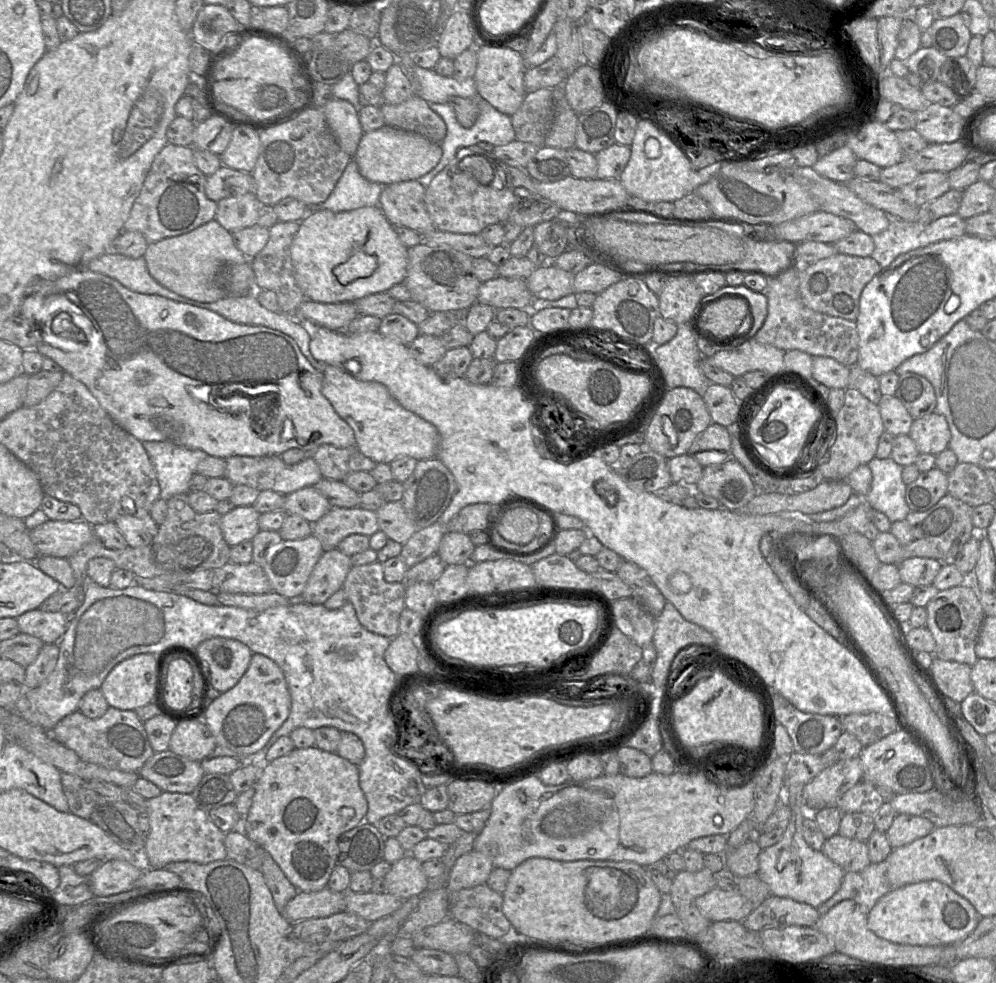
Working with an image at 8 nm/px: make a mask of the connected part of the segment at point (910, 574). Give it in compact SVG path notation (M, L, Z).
M913 557L896 564L902 583L917 586L932 585L943 563L931 558Z

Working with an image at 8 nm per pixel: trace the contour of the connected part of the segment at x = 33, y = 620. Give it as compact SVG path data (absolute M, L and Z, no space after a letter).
M41 609L29 610L18 616L21 633L41 639L44 644L57 644L66 632L70 615L62 612L49 612Z

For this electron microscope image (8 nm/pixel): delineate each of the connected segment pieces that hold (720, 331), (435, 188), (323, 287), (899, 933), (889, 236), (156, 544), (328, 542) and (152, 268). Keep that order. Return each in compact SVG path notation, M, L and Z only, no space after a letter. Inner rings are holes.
M721 297L708 305L700 326L717 336L735 335L746 330L752 319L752 307L740 298Z
M476 144L460 148L455 157L425 189L426 209L436 229L460 234L479 234L488 225L504 224L513 206L527 200L541 200L541 198L543 197L535 189L534 179L524 169L505 164L492 152L485 151ZM470 155L484 156L490 162L494 178L489 184L482 185L471 173L460 169L459 162Z
M378 205L345 212L309 208L309 212L299 223L299 230L292 240L290 256L296 283L306 300L321 303L354 302L371 294L386 292L405 279L408 247L401 242Z
M928 880L908 884L881 897L867 915L868 928L892 943L918 946L956 944L977 926L979 915L972 904L948 885Z
M891 218L887 230L872 236L875 248L870 257L885 269L899 255L929 245L924 226Z
M177 494L167 501L166 519L158 526L158 532L152 542L142 547L126 547L125 549L107 548L98 539L86 544L68 558L75 577L75 584L70 589L79 603L85 600L85 579L88 562L96 557L106 557L114 561L117 568L129 570L135 576L151 578L163 574L188 574L216 569L230 562L231 547L225 541L222 529L222 515L217 511L197 513L188 503L187 494Z
M360 507L331 508L321 519L313 524L312 534L320 540L325 552L336 549L339 543L350 535L361 534L371 537L378 531L380 531L380 527L376 512Z
M215 219L188 233L149 243L144 259L150 275L159 284L180 296L203 303L216 302L225 297L217 283L218 272L223 266L250 261L235 246L232 233Z

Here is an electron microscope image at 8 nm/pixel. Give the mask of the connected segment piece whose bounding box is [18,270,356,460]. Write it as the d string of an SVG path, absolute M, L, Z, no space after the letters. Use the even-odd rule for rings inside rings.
M79 270L79 271L74 271L74 272L71 272L71 273L69 273L69 274L67 274L67 275L65 275L65 276L62 276L62 277L60 277L60 278L58 278L58 279L57 279L57 280L54 280L54 281L45 281L45 280L43 280L43 281L38 281L38 282L36 282L36 283L35 283L35 284L34 284L34 285L32 285L32 290L31 290L31 291L30 291L30 292L29 292L29 293L28 293L28 294L27 294L27 295L26 295L26 296L25 296L25 298L24 298L24 299L23 299L23 302L22 302L22 304L21 304L21 307L20 307L20 311L19 311L19 314L18 314L18 315L19 315L19 316L21 316L21 317L23 317L23 318L25 318L25 319L27 319L27 320L29 320L29 321L31 321L31 322L32 322L32 323L33 323L33 324L34 324L34 325L35 325L35 326L36 326L36 327L37 327L37 329L38 329L38 331L39 331L39 333L40 333L40 343L39 343L39 344L38 344L38 346L37 346L37 347L36 347L36 350L37 350L37 351L38 351L38 352L39 352L39 353L40 353L40 354L41 354L41 355L43 355L43 356L45 356L45 357L48 357L48 358L50 358L50 359L52 359L52 360L54 360L54 361L55 361L55 362L56 362L56 363L57 363L57 364L58 364L58 365L59 365L59 366L60 366L60 367L61 367L61 369L62 369L62 370L63 370L63 372L65 372L65 373L67 373L67 374L69 374L69 375L71 375L71 376L72 376L72 377L73 377L73 378L74 378L74 379L76 379L76 380L79 380L79 381L80 381L80 382L82 382L82 383L83 383L83 384L84 384L84 385L85 385L85 386L86 386L86 387L87 387L87 388L88 388L88 390L89 390L89 391L90 391L90 392L91 392L91 394L92 394L92 395L93 395L93 396L94 396L94 397L95 397L95 398L96 398L96 399L97 399L97 400L98 400L98 402L99 402L99 403L100 403L100 405L101 405L101 406L102 406L102 408L103 408L103 409L104 409L104 410L105 410L105 411L106 411L106 412L107 412L107 413L108 413L108 414L109 414L109 416L110 416L110 417L111 417L111 418L112 418L112 419L113 419L113 420L114 420L114 421L115 421L115 422L116 422L116 423L117 423L117 424L118 424L118 425L119 425L119 426L120 426L120 427L121 427L121 428L122 428L122 429L124 429L124 430L125 430L125 431L126 431L126 432L127 432L127 433L129 433L129 434L130 434L130 435L132 435L132 436L133 436L133 437L135 437L135 438L136 438L136 439L137 439L137 440L139 440L139 441L140 441L140 442L142 442L142 443L143 443L143 442L148 442L148 441L153 441L153 442L170 442L170 443L172 443L172 444L174 444L174 445L176 445L176 446L179 446L179 447L183 447L183 448L186 448L186 449L189 449L189 450L201 450L201 451L204 451L204 452L205 452L205 453L206 453L206 454L207 454L207 455L209 455L209 456L214 456L214 457L217 457L217 458L221 458L221 459L224 459L224 460L226 460L226 459L228 459L228 458L229 458L229 457L233 457L233 456L247 456L247 457L264 457L264 456L272 456L272 455L279 455L279 456L280 456L280 455L281 455L281 454L282 454L282 453L283 453L283 452L285 452L285 451L286 451L286 450L288 450L288 449L291 449L291 448L298 448L298 449L300 449L300 450L303 450L303 451L304 451L304 452L305 452L305 453L306 453L306 454L307 454L307 455L308 455L308 454L311 454L311 453L313 453L313 452L314 452L314 451L315 451L315 450L316 450L316 449L317 449L317 448L318 448L318 447L319 447L319 446L320 446L320 445L322 445L322 444L329 444L329 445L333 445L333 446L334 446L334 447L336 447L336 448L349 448L349 447L354 447L354 446L356 446L356 440L355 440L355 436L354 436L354 431L353 431L353 429L352 429L352 428L351 428L351 427L350 427L350 426L349 426L349 425L348 425L348 424L347 424L347 423L346 423L346 422L345 422L345 421L344 421L344 420L343 420L343 419L342 419L342 418L341 418L341 417L340 417L340 416L339 416L339 415L338 415L338 414L337 414L337 412L336 412L336 411L335 411L335 410L334 410L334 408L333 408L333 406L332 406L332 405L331 405L331 403L330 403L330 402L329 402L329 401L328 401L328 400L327 400L327 398L326 398L326 397L325 397L325 396L324 396L324 395L323 395L323 394L322 394L322 392L321 392L321 388L322 388L322 387L320 387L320 389L319 389L319 394L317 394L317 395L316 395L316 394L315 394L315 392L314 392L314 391L313 391L313 389L312 389L312 387L311 387L311 386L308 386L308 388L306 388L306 389L305 389L305 390L304 390L304 389L303 389L303 388L302 388L302 386L301 386L301 383L300 383L300 378L301 378L301 375L302 375L302 374L304 374L304 373L310 373L310 374L311 374L311 373L316 373L316 369L315 369L315 368L314 368L314 367L313 367L313 366L312 366L312 365L311 365L311 364L310 364L310 363L309 363L309 361L308 361L308 360L307 360L307 359L306 359L306 357L305 357L305 356L304 356L304 355L303 355L303 354L302 354L302 352L301 352L301 350L300 350L300 348L299 348L299 347L298 347L298 345L297 345L297 343L296 343L296 342L295 342L295 340L294 340L294 339L293 339L293 338L291 338L291 337L290 337L290 336L288 336L288 335L287 335L287 334L285 334L285 333L283 333L283 332L281 332L281 331L279 331L279 330L275 330L275 329L271 329L271 328L268 328L268 327L265 327L265 326L257 326L257 325L246 325L246 324L238 324L238 323L235 323L235 322L232 322L232 321L230 321L230 320L228 320L228 319L226 319L226 318L224 318L224 317L223 317L223 316L221 316L221 315L220 315L220 314L218 314L218 313L216 313L216 312L213 312L213 311L211 311L211 310L207 310L207 309L204 309L204 308L199 308L199 307L196 307L196 306L192 306L192 305L190 305L190 304L185 304L185 303L181 303L181 302L176 302L176 301L174 301L174 300L171 300L171 299L168 299L168 298L165 298L165 297L162 297L162 296L159 296L159 295L154 295L154 294L143 294L143 293L137 293L137 292L133 292L133 291L131 291L131 290L129 290L129 289L127 289L127 288L126 288L126 287L124 287L124 286L123 286L123 285L122 285L122 284L121 284L121 283L119 283L119 282L118 282L118 281L116 281L116 280L114 280L114 279L112 279L112 278L110 278L110 277L108 277L108 276L106 276L106 275L103 275L103 274L100 274L100 273L97 273L97 272L93 272L93 271L90 271L90 270ZM69 312L70 312L70 313L76 313L76 318L75 318L75 319L73 319L73 317L72 317L72 316L71 316L71 315L69 315ZM61 313L67 313L67 314L68 314L68 315L69 315L69 316L70 316L70 318L71 318L71 319L70 319L70 321L71 321L71 322L72 322L72 323L73 323L73 324L74 324L74 325L75 325L75 326L76 326L76 328L77 328L77 329L78 329L78 330L79 330L79 331L81 331L81 332L82 332L82 335L83 335L83 337L85 337L85 338L86 338L86 339L87 339L87 340L88 340L88 348L87 348L87 341L79 341L79 340L78 340L78 339L77 339L77 338L76 338L76 337L74 337L74 336L73 336L73 335L69 335L69 334L68 334L68 333L64 333L64 332L65 332L65 331L62 331L62 335L57 335L57 334L56 334L56 333L54 333L54 331L53 331L53 330L52 330L52 322L53 322L53 320L54 320L54 319L55 319L55 318L56 318L56 317L57 317L57 316L59 316L59 315L60 315L60 314L61 314ZM257 402L259 402L259 403L260 403L260 404L268 404L268 405L270 405L270 408L269 408L269 411L268 411L268 412L267 412L267 413L266 413L266 417L265 417L265 418L264 418L264 419L263 419L263 417L262 417L262 419L260 419L260 418L259 418L259 416L258 416L258 414L257 414L257 412L256 412L256 413L255 413L255 417L254 417L254 416L253 416L253 414L252 414L252 405L253 405L253 404L254 404L254 403L257 403Z

